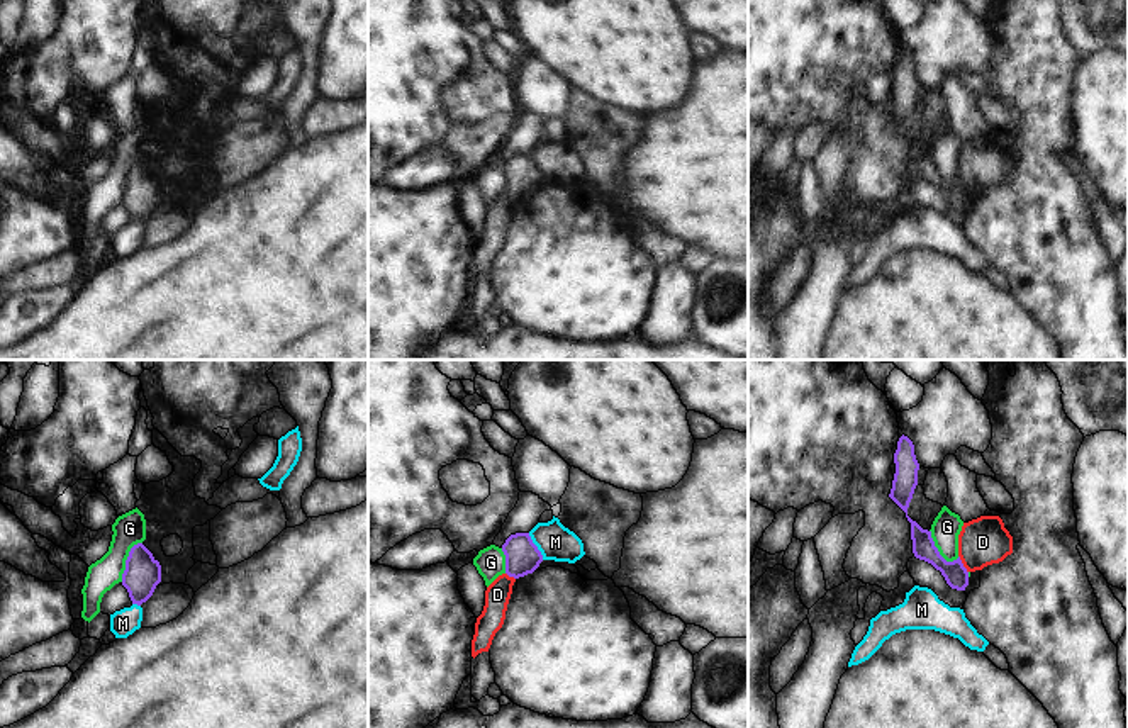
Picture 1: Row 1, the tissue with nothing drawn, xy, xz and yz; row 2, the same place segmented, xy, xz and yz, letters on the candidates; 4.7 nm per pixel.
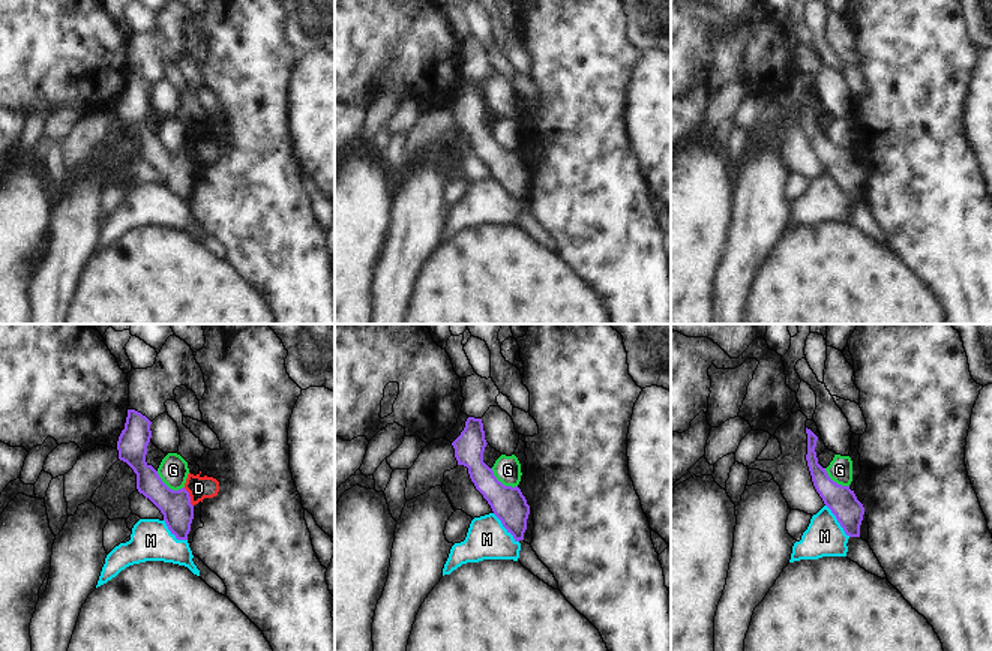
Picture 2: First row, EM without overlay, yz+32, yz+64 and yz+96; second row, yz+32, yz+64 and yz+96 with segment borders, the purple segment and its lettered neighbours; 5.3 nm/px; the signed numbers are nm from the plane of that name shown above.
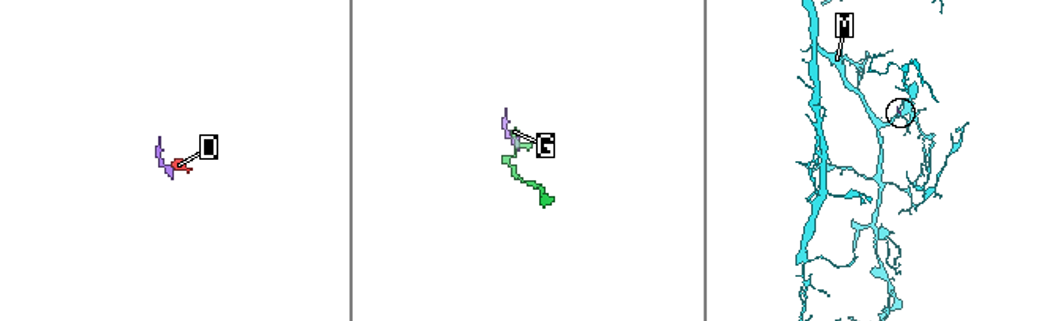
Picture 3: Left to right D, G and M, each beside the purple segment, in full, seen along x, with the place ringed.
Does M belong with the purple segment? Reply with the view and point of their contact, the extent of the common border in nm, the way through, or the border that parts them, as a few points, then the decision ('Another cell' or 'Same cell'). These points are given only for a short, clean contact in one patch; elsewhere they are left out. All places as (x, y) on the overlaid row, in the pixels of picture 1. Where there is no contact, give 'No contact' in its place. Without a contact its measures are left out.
Touches purple at xz (536, 547). Shared border 150 nm. Boundary: xz (528, 533), (543, 559). Another cell

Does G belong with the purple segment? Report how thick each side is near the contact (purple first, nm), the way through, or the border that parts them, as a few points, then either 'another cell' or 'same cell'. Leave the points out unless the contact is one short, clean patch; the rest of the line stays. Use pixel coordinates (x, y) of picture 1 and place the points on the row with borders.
calibres 170 and 150 nm; border xy (141, 542), (131, 548), (121, 581); another cell

